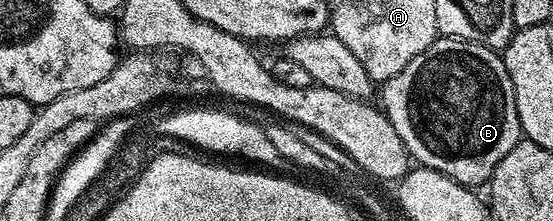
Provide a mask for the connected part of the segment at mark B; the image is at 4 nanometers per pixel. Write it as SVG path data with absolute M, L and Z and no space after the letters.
M437 37L426 52L414 56L398 76L383 83L384 103L382 109L388 115L394 132L416 158L421 167L442 172L458 184L469 188L480 188L491 178L498 160L522 141L520 121L514 104L514 88L506 72L503 57L477 42L464 42L460 38Z

